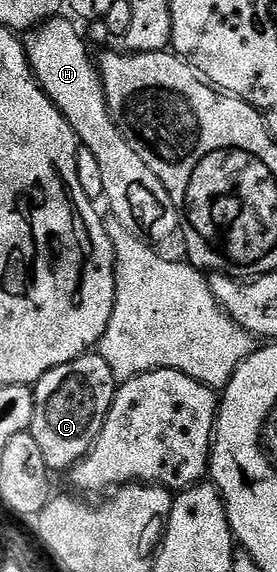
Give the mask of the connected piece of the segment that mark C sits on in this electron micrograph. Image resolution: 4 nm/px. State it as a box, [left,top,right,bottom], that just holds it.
[30,354,117,473]

